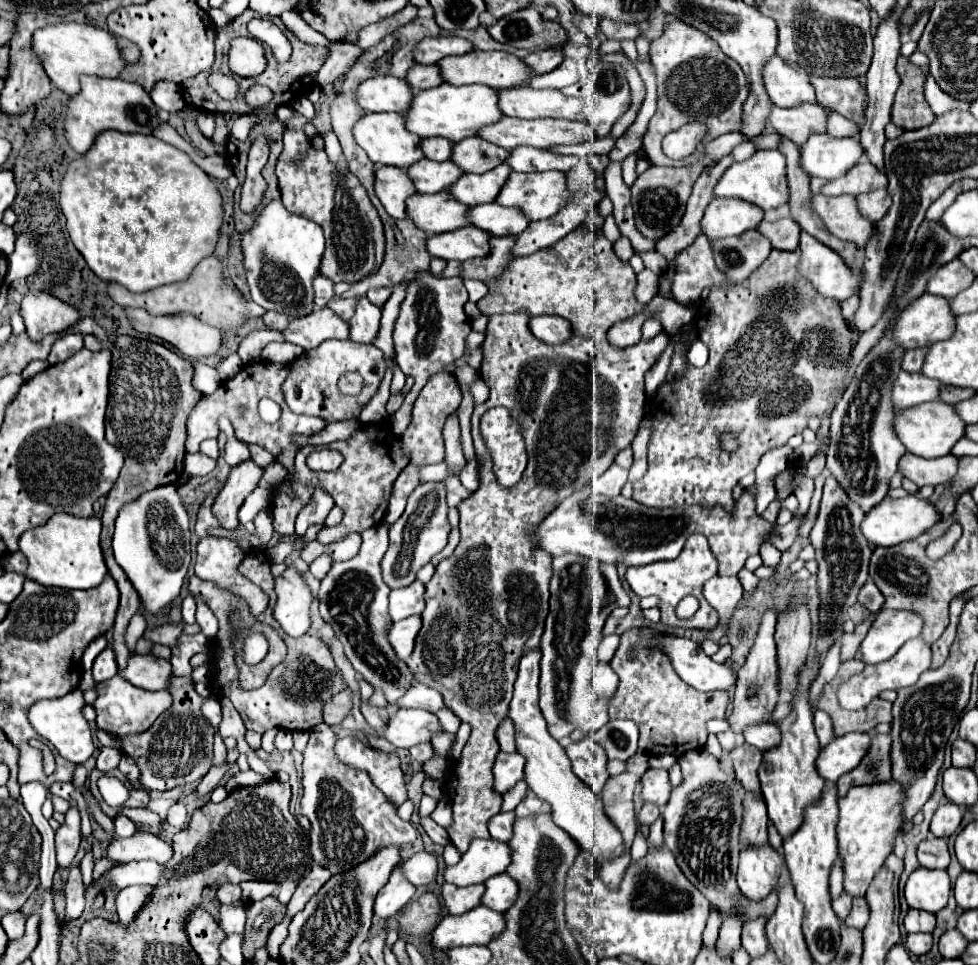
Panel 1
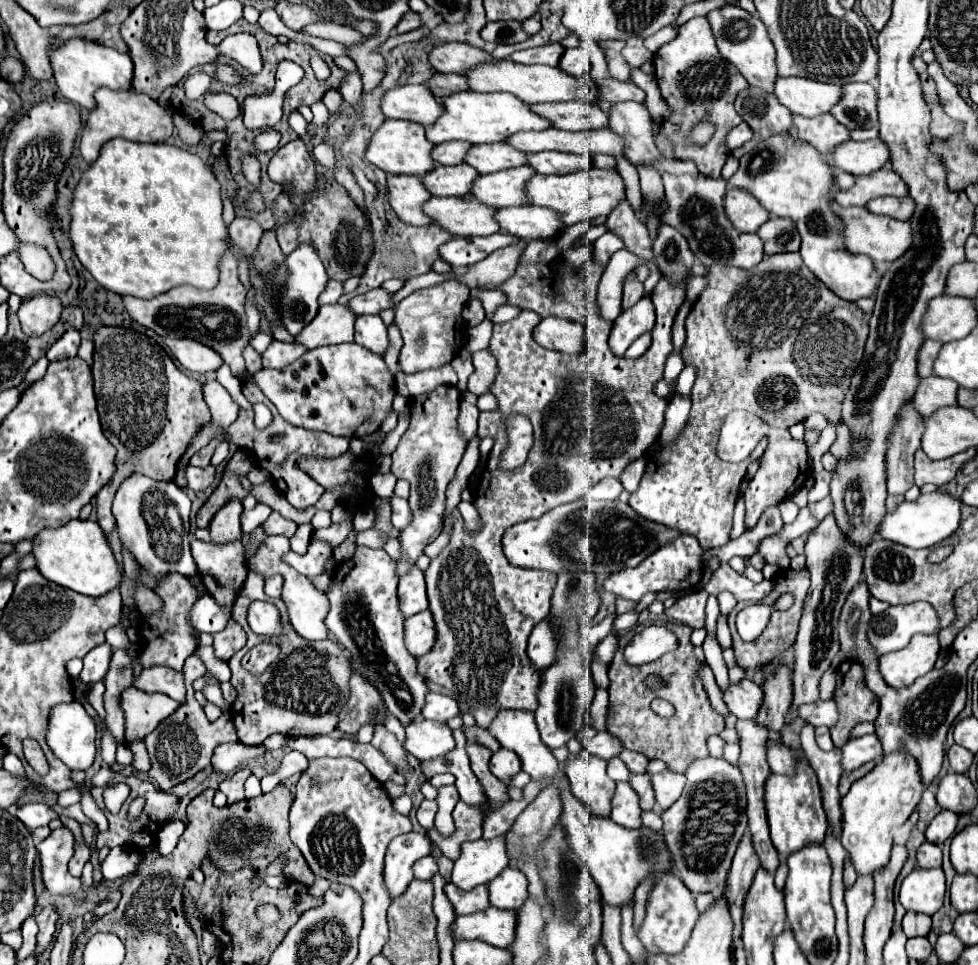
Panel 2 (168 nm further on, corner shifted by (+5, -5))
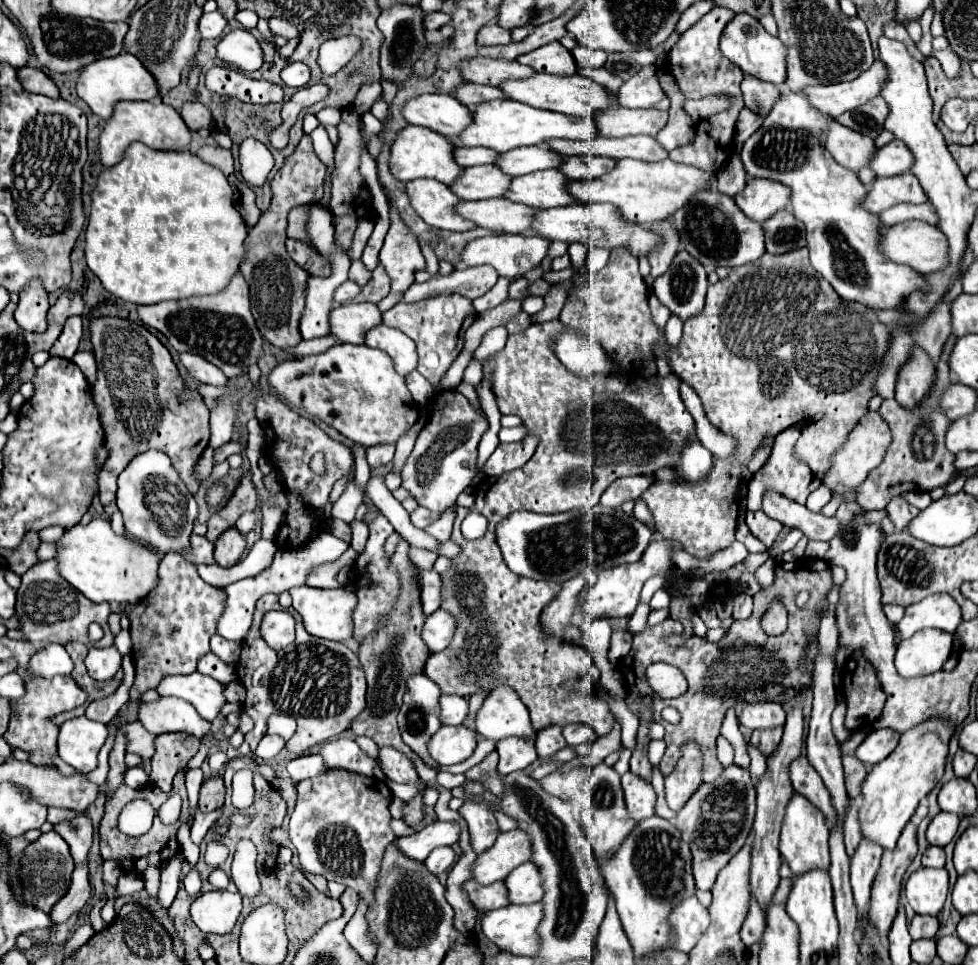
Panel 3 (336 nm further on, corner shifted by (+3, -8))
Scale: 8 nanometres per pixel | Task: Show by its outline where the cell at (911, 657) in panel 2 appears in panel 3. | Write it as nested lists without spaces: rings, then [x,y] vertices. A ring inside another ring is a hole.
[[[921,629],[897,647],[895,667],[903,677],[929,675],[943,667],[953,649],[953,635],[941,629]]]

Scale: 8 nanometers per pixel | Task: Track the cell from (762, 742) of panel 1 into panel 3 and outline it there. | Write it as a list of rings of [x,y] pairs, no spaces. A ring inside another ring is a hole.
[[[801,755],[797,761],[791,763],[789,775],[791,775],[793,789],[797,793],[805,795],[825,815],[825,819],[831,823],[831,827],[835,827],[837,825],[837,811],[831,803],[829,789],[821,783],[821,777],[811,767],[811,763],[805,759],[805,755]]]

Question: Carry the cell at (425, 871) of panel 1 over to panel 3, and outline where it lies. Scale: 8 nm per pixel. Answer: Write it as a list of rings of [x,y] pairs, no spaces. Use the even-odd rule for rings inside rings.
[[[437,847],[429,853],[429,857],[425,859],[425,865],[433,875],[439,875],[445,869],[449,869],[453,865],[453,861],[455,861],[453,847]]]

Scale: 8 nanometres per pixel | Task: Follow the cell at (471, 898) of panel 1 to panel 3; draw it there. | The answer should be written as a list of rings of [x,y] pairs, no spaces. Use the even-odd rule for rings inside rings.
[[[469,879],[465,885],[465,891],[469,895],[469,901],[483,911],[491,911],[491,909],[499,909],[509,905],[509,893],[503,881],[497,881],[493,885],[481,885],[475,879]]]

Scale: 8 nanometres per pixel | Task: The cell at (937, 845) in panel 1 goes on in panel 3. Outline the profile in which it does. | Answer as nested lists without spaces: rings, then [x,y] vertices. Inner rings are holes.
[[[927,847],[921,861],[923,867],[945,867],[945,851],[941,847]]]

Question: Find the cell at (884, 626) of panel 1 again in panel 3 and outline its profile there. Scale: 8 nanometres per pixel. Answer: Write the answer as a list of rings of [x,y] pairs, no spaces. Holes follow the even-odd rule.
[[[947,593],[929,595],[923,601],[909,605],[905,609],[905,617],[897,623],[897,631],[901,639],[909,639],[915,631],[925,627],[937,627],[949,633],[955,633],[961,623],[961,607]]]

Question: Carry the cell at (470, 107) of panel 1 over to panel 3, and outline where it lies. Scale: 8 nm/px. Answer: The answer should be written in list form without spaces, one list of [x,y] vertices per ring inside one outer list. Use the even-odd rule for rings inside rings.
[[[505,99],[505,101],[489,101],[481,103],[481,107],[475,107],[473,111],[473,123],[461,133],[461,137],[453,137],[455,147],[471,147],[471,145],[483,145],[489,149],[495,149],[497,153],[505,153],[517,147],[525,145],[541,145],[549,139],[595,139],[599,137],[599,129],[595,125],[593,117],[571,117],[565,113],[555,111],[543,111],[529,107],[525,103]]]

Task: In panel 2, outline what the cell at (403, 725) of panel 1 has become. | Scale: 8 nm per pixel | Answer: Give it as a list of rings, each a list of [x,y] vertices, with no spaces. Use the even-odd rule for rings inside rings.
[[[413,720],[405,726],[403,748],[417,760],[429,760],[435,756],[443,756],[451,748],[455,748],[455,740],[451,730],[443,722]]]

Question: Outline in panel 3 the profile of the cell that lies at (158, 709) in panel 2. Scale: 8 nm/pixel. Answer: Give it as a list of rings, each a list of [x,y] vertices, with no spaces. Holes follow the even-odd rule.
[[[161,697],[159,701],[143,703],[139,709],[139,721],[155,735],[185,733],[203,739],[211,731],[211,723],[203,719],[191,703],[177,697]]]

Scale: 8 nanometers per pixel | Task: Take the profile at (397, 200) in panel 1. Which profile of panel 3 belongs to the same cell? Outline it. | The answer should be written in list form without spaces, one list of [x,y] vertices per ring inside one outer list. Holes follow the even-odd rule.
[[[417,179],[407,183],[407,193],[417,215],[431,227],[449,231],[475,229],[469,219],[461,219],[461,215],[455,211],[461,199],[449,185],[435,179]]]

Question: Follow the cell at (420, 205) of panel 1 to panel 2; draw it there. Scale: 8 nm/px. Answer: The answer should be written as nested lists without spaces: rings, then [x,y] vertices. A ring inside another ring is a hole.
[[[469,194],[463,198],[429,198],[423,212],[451,236],[487,236],[499,230],[491,220],[495,208],[483,208]]]

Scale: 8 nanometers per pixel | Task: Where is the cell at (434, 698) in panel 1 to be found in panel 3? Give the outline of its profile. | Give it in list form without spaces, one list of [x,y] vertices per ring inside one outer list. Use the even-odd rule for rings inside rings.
[[[441,695],[441,723],[443,725],[461,725],[467,719],[469,703],[465,697]]]

